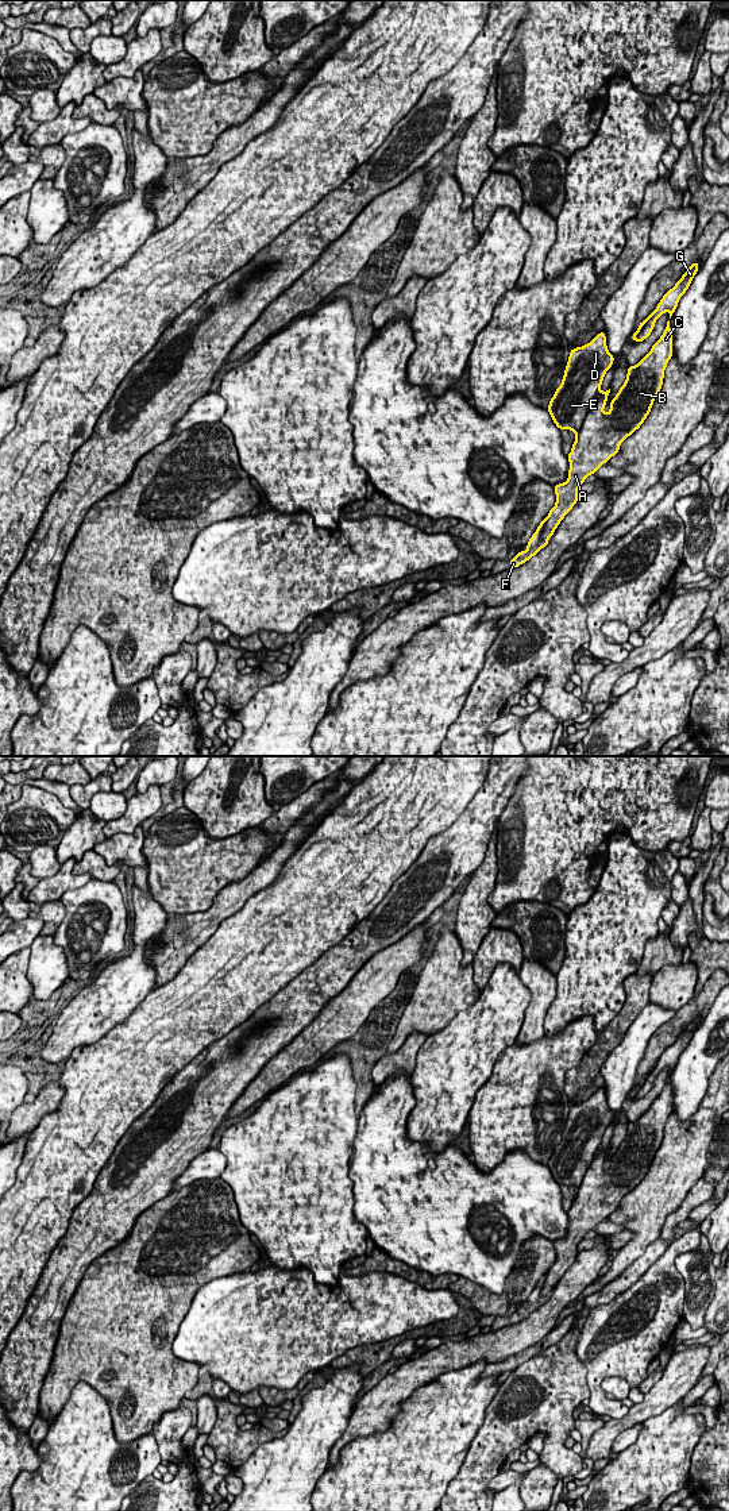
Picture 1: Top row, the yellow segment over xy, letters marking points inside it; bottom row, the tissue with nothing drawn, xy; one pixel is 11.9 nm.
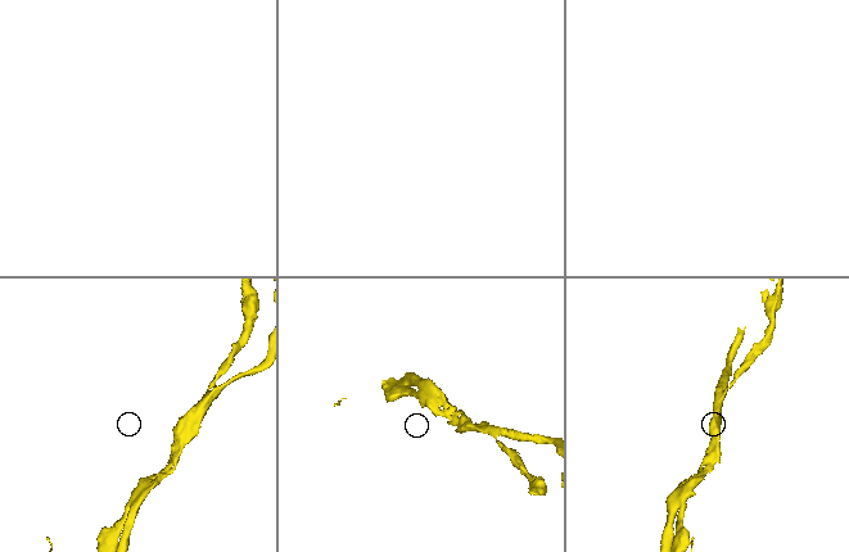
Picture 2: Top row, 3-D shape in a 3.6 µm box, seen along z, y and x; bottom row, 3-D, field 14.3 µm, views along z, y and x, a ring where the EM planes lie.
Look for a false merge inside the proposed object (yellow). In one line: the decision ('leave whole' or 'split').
split

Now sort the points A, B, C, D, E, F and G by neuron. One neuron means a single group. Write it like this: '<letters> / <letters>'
A B C G / D E F

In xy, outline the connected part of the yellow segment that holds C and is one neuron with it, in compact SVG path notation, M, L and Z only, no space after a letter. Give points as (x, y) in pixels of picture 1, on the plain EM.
M668 1076L663 1091L652 1102L651 1107L636 1122L629 1122L626 1137L612 1156L608 1169L603 1168L603 1164L610 1145L606 1148L598 1146L572 1200L571 1209L567 1211L570 1218L568 1234L566 1238L554 1242L556 1258L545 1275L541 1296L549 1296L560 1277L576 1260L579 1254L578 1245L585 1236L590 1230L595 1230L603 1219L614 1213L620 1206L620 1200L639 1186L649 1171L653 1157L662 1145L664 1126L672 1113L672 1091L670 1082L671 1079Z

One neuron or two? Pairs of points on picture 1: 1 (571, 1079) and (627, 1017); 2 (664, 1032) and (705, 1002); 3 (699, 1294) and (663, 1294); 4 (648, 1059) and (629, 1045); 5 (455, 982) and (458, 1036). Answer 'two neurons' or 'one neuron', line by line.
1: one neuron
2: one neuron
3: two neurons
4: two neurons
5: two neurons

